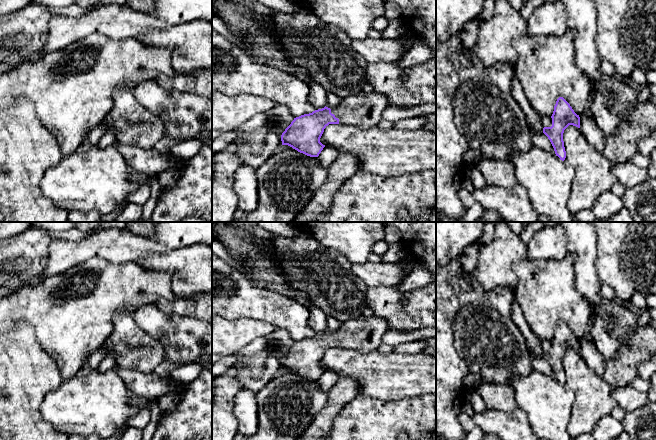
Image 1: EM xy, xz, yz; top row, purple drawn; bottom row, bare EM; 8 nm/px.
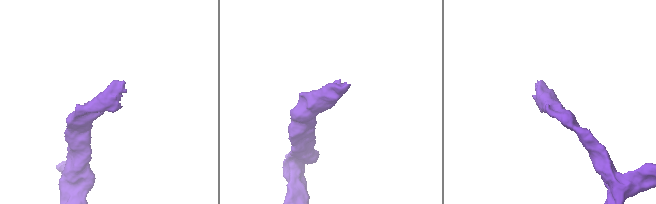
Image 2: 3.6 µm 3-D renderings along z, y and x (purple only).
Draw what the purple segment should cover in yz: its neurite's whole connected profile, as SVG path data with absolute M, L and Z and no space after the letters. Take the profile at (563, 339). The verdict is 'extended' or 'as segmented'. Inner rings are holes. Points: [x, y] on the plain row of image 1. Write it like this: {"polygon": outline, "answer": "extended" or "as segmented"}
{"polygon": "M559 321L554 330L552 340L541 342L541 349L543 357L550 364L556 380L564 385L566 382L566 375L563 357L569 349L580 352L579 339L574 336L570 328L563 321Z", "answer": "extended"}

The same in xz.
{"polygon": "M375 315L343 322L332 333L325 330L294 342L281 359L282 369L288 369L307 380L318 381L325 371L320 362L329 348L368 353L377 350L388 330L388 322Z", "answer": "extended"}

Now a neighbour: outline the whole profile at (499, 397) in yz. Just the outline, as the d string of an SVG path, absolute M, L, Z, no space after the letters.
M483 381L477 390L487 410L512 412L517 409L514 390L507 384Z

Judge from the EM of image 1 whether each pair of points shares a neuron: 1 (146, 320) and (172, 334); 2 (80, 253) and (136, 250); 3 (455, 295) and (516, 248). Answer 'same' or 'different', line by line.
1: same
2: same
3: different

